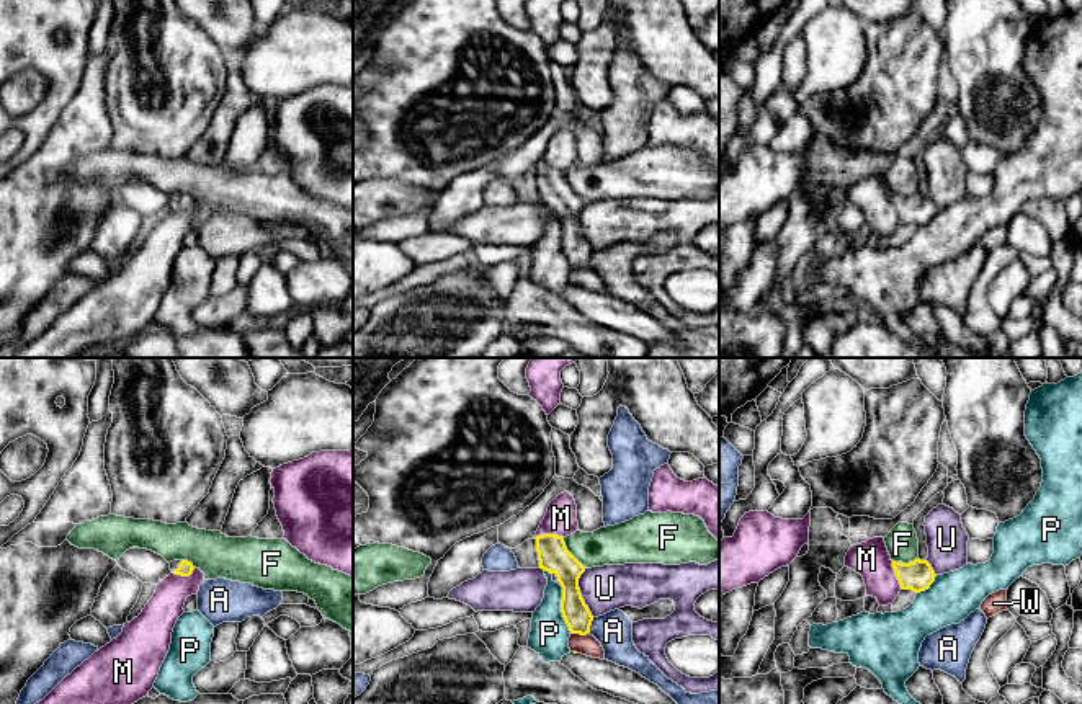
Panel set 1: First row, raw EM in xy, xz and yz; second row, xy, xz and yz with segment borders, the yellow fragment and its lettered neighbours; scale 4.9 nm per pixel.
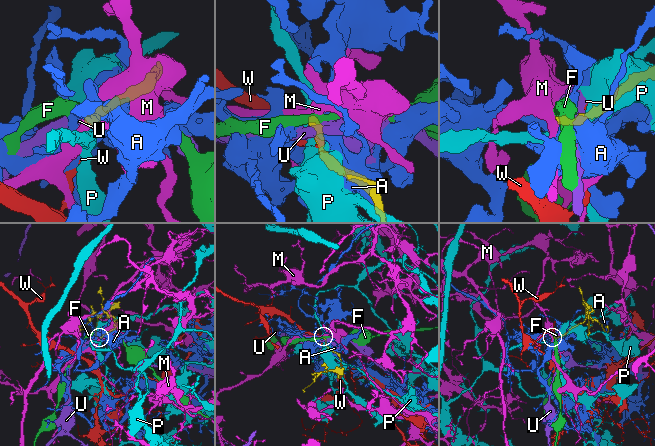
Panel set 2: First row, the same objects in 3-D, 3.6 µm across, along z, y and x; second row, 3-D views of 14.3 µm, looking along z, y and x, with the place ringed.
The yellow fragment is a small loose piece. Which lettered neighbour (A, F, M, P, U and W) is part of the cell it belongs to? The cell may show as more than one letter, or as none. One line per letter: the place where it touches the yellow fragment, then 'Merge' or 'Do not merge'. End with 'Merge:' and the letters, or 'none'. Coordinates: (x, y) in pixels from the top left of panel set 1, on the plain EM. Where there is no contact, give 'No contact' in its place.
A: Touches yellow at xz (590, 258). Do not merge
F: Touches yellow at xz (569, 187). Do not merge
M: Touches yellow at yz (896, 209). Do not merge
P: Touches yellow at xz (561, 244). Do not merge
U: Touches yellow at xz (581, 227). Do not merge
W: Touches yellow at xz (579, 267). Do not merge
Merge: none

